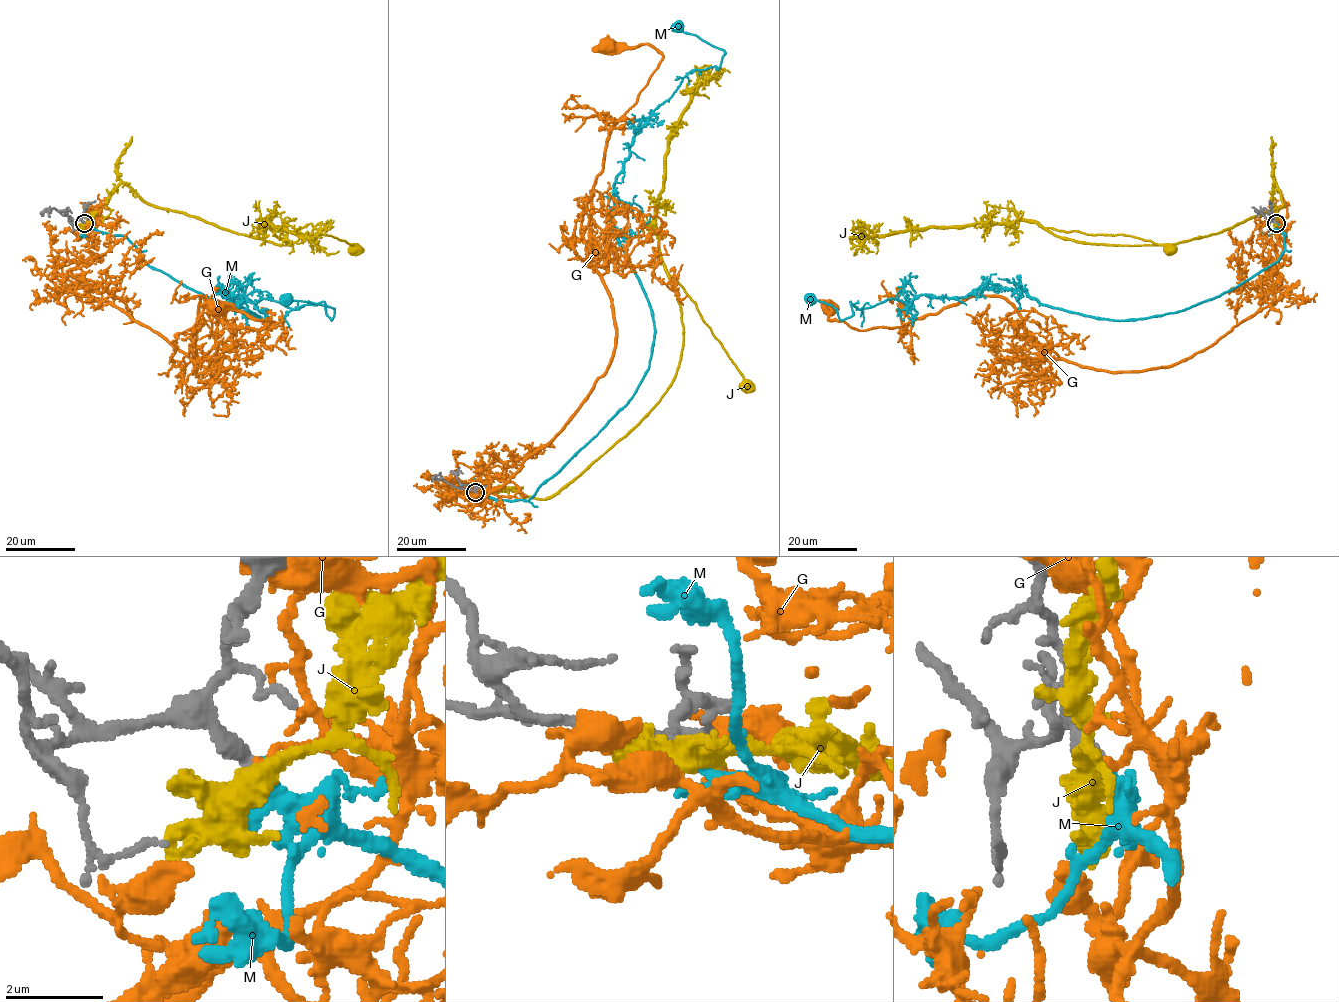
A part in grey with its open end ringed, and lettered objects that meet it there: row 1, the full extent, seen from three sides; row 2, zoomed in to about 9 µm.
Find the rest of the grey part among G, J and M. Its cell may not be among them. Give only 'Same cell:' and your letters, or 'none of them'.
Same cell: M

